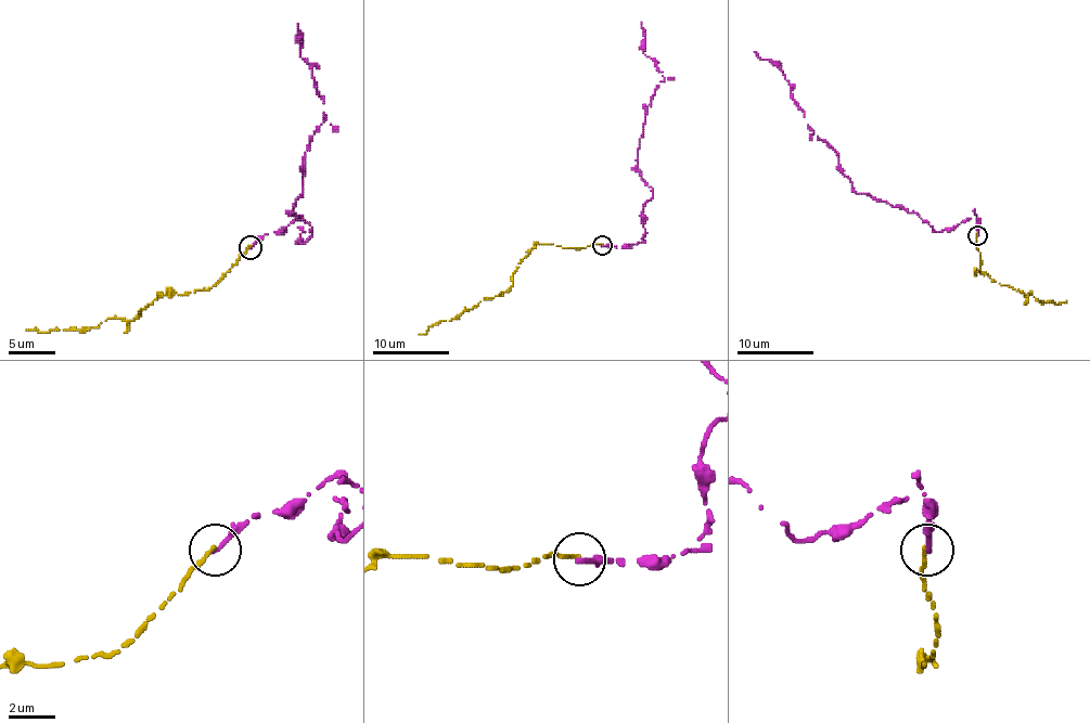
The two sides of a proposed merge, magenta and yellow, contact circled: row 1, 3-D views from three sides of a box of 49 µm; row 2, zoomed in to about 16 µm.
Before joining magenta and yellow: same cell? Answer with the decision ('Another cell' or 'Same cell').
Same cell

